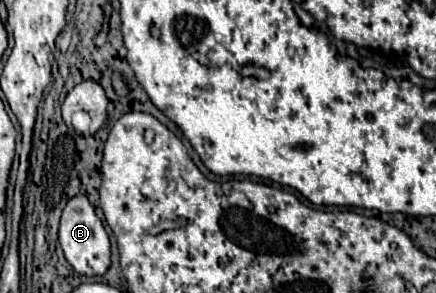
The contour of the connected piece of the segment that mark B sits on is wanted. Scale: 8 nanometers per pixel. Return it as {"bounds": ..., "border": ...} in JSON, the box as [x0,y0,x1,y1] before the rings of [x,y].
{"bounds":[60,196,110,276],"border":[[[86,196],[72,198],[60,220],[60,246],[68,264],[82,276],[102,276],[110,268],[110,238]]]}

